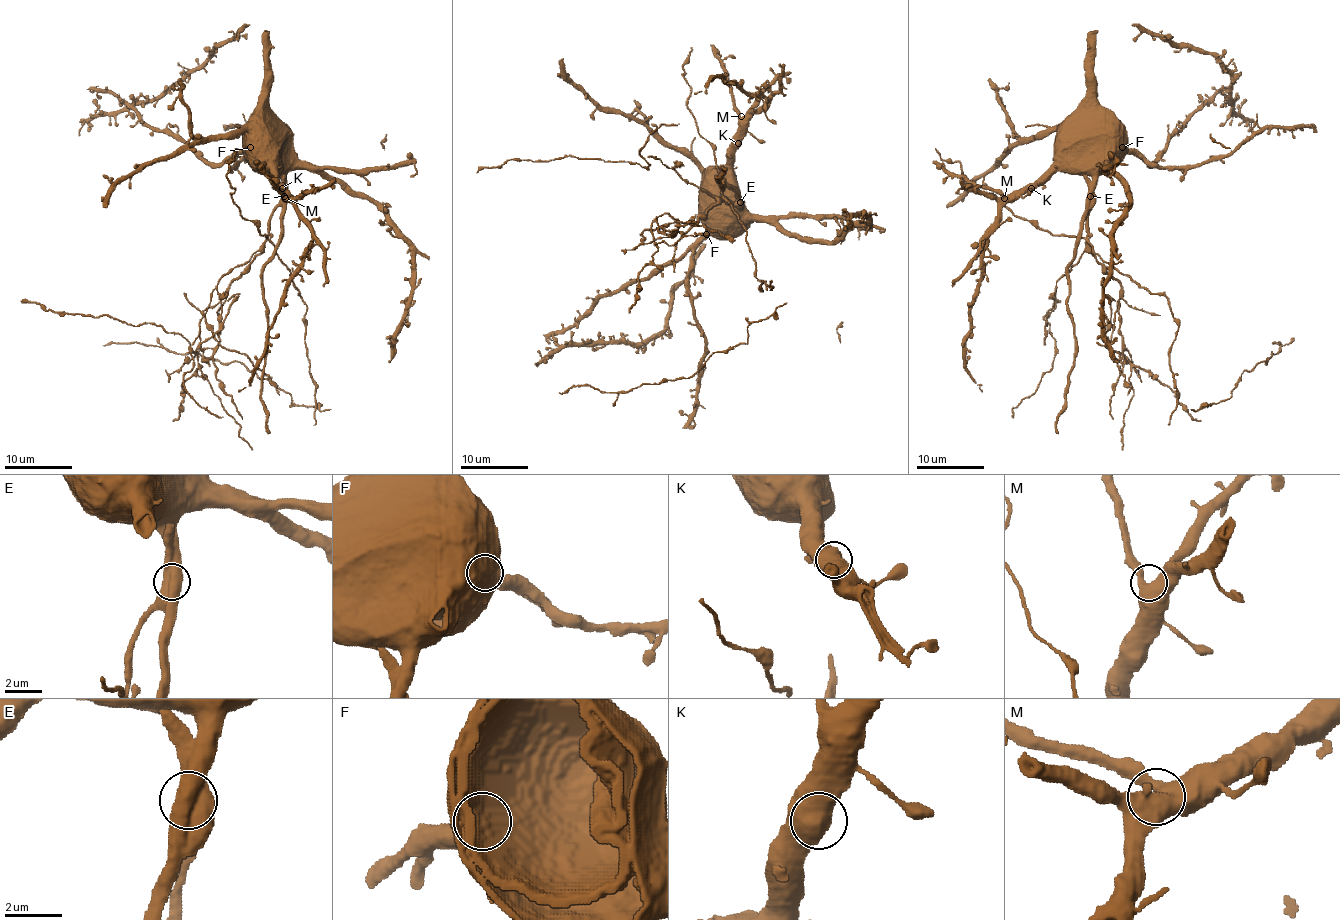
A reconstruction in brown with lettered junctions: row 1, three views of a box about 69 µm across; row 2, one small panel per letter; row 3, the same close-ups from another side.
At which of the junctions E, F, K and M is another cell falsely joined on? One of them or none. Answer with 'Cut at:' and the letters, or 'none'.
Cut at: E

